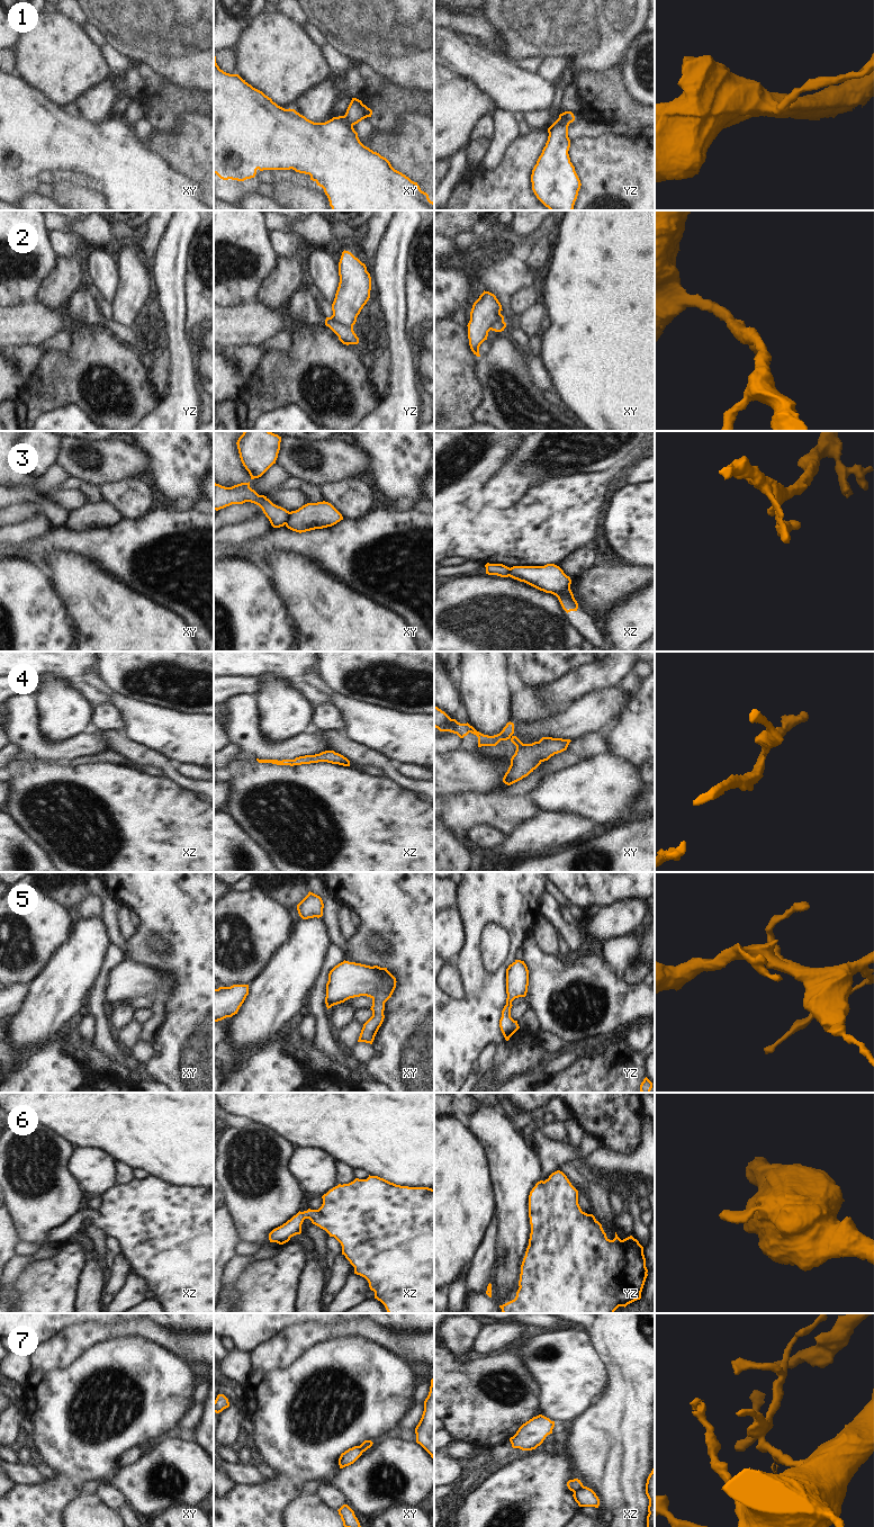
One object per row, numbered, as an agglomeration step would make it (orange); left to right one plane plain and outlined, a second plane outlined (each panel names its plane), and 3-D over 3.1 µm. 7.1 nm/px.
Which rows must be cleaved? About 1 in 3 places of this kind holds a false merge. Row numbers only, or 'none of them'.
1, 2, 3, 7

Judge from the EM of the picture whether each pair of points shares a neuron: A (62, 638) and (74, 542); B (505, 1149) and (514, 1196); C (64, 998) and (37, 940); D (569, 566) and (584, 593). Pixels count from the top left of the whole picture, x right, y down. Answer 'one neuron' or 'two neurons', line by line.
A: two neurons
B: one neuron
C: two neurons
D: two neurons

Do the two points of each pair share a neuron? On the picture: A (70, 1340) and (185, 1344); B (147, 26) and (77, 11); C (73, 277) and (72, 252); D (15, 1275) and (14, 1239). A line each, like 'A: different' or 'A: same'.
A: same
B: different
C: different
D: different

